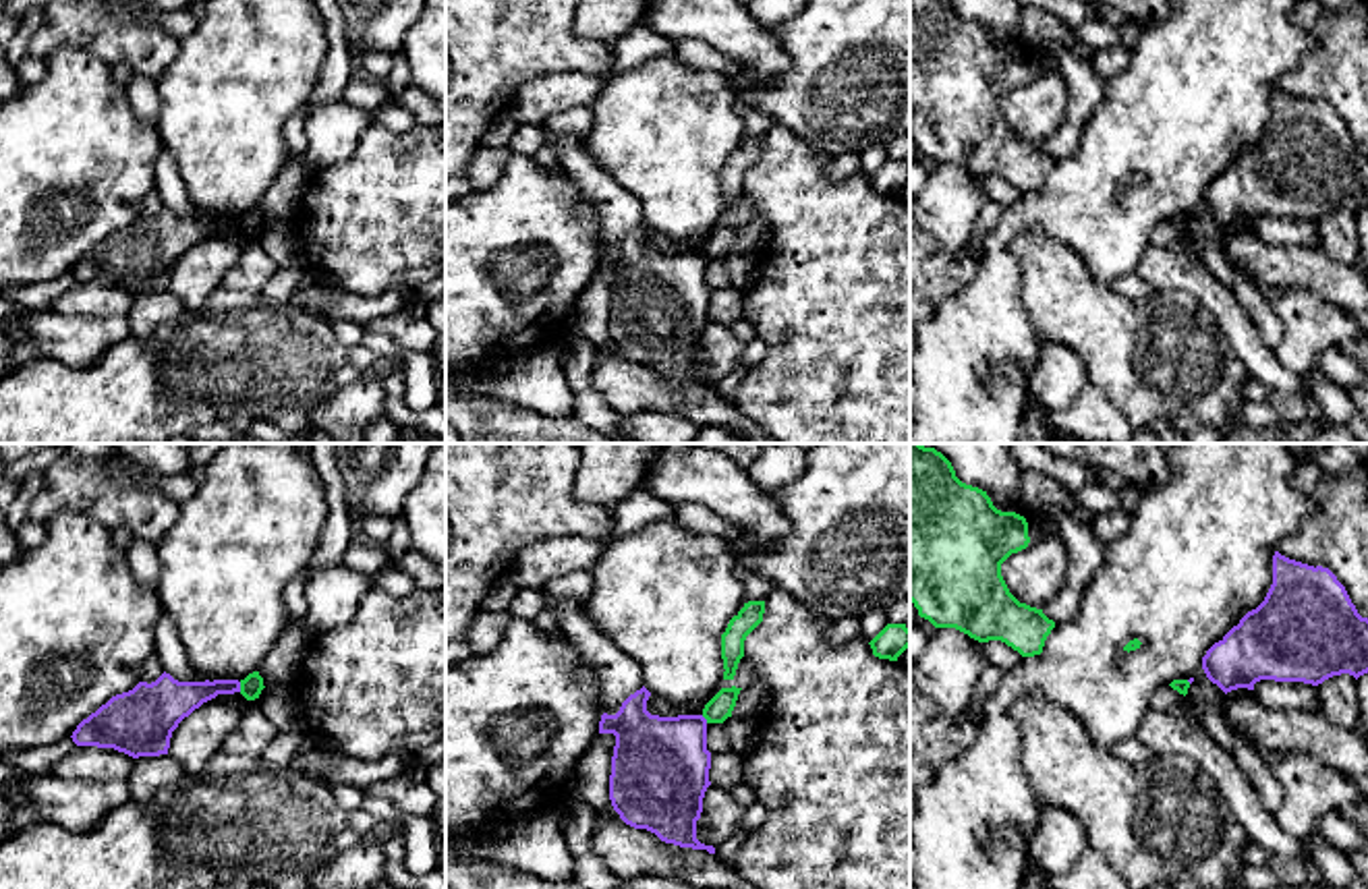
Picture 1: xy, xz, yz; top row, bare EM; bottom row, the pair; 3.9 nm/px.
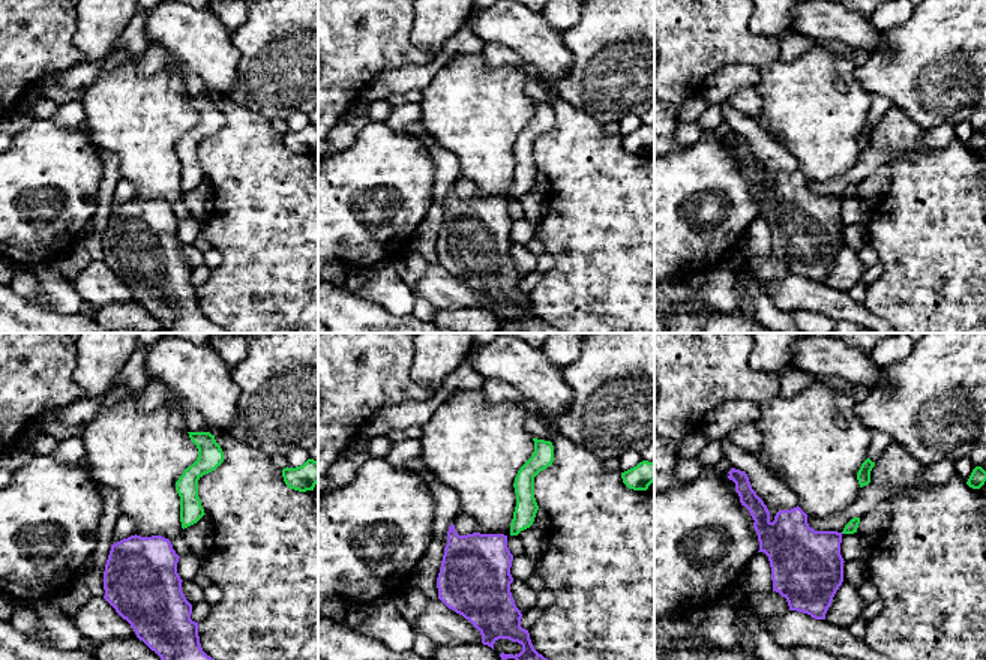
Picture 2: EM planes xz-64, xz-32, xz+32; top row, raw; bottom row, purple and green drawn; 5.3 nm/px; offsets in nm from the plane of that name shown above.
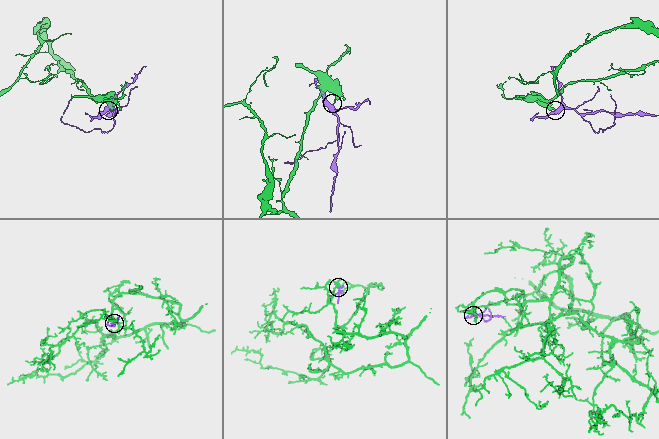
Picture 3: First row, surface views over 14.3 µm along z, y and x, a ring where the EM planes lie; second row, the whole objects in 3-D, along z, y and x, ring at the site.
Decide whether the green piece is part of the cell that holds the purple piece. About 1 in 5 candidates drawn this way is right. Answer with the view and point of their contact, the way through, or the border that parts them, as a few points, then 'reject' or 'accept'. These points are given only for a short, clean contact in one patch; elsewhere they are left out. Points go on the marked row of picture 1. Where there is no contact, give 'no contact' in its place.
contact xy (239, 686); border xy (239, 682), (241, 691); reject

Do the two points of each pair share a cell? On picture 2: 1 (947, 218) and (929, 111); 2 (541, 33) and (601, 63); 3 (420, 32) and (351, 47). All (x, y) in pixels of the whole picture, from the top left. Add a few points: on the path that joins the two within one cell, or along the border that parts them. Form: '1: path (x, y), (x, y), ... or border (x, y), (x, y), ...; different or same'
1: border (895, 107), (899, 107), (925, 128); different
2: border (560, 32), (571, 66), (556, 80); different
3: border (413, 15), (410, 39), (435, 56); different

